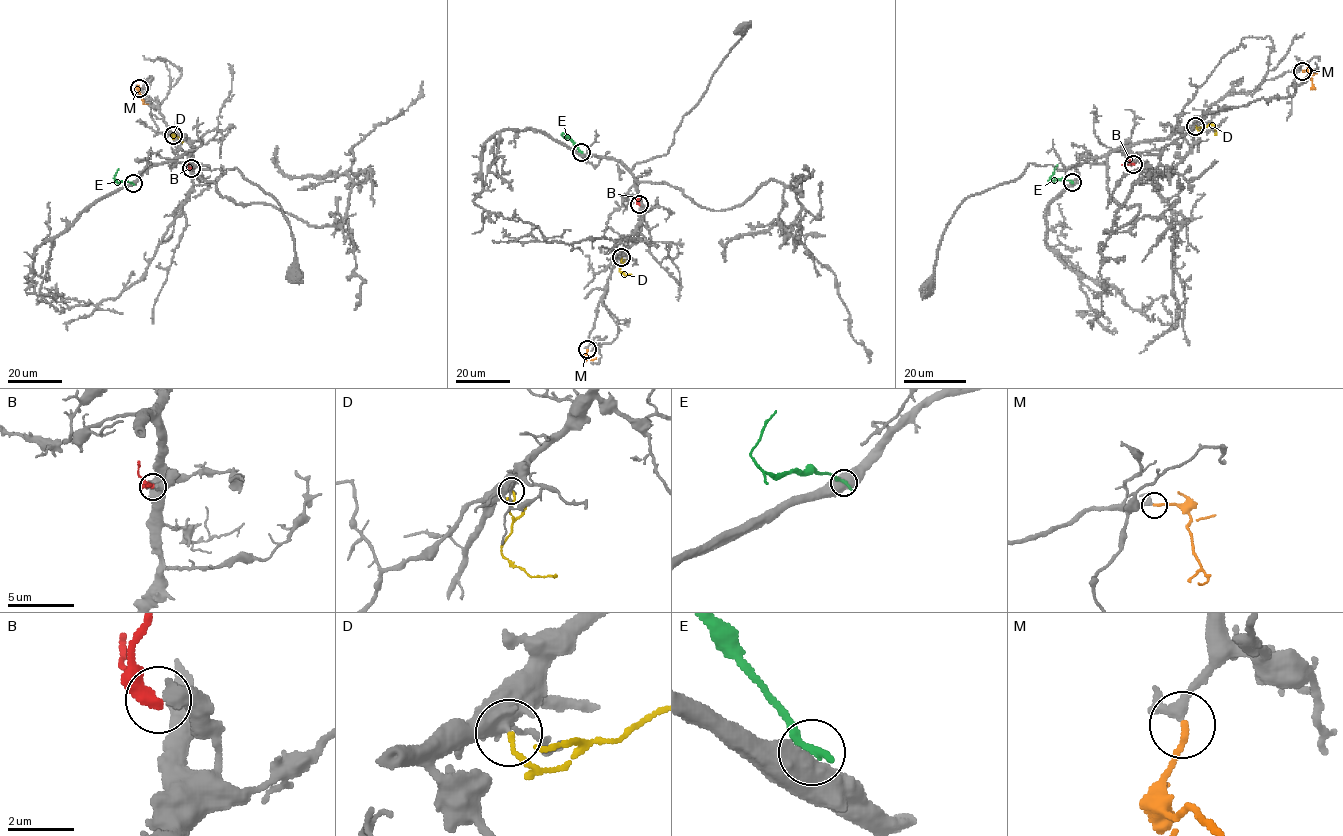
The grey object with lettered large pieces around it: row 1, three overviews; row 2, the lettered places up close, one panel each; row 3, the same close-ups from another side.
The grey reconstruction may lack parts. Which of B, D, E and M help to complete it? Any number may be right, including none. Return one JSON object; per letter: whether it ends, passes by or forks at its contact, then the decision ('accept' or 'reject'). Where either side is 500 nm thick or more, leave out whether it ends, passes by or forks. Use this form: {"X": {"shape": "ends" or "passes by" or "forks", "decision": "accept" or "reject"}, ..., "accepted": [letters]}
{"B": {"shape": "ends", "decision": "reject"}, "D": {"shape": "ends", "decision": "reject"}, "E": {"decision": "reject"}, "M": {"shape": "ends", "decision": "accept"}, "accepted": ["M"]}

